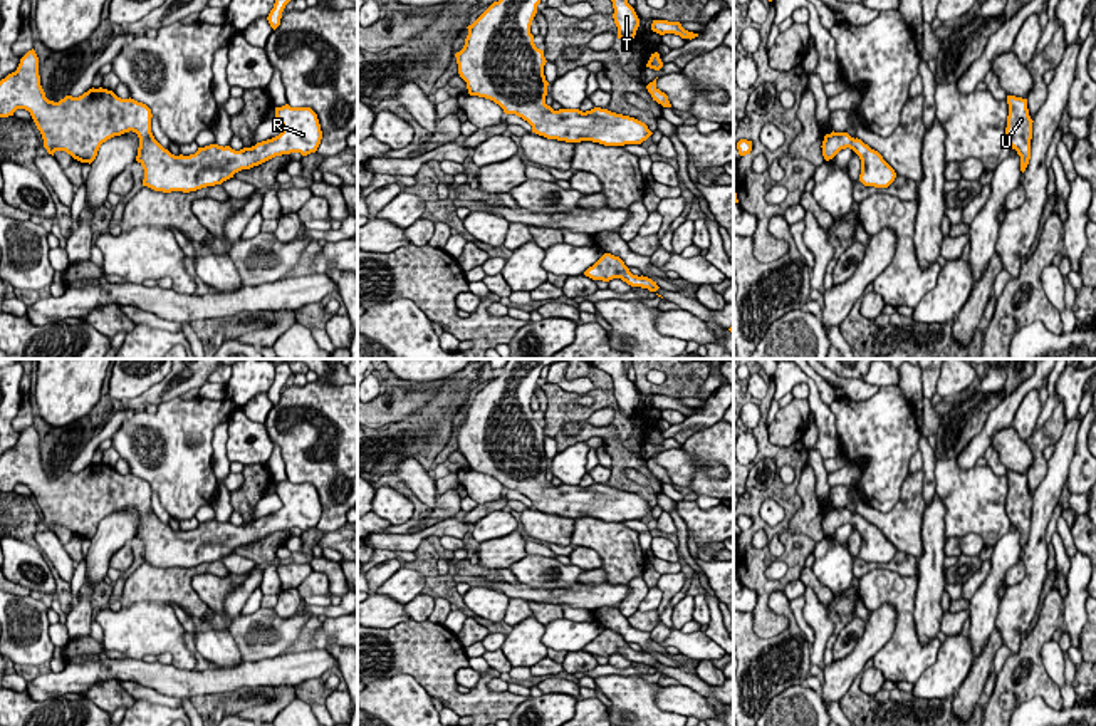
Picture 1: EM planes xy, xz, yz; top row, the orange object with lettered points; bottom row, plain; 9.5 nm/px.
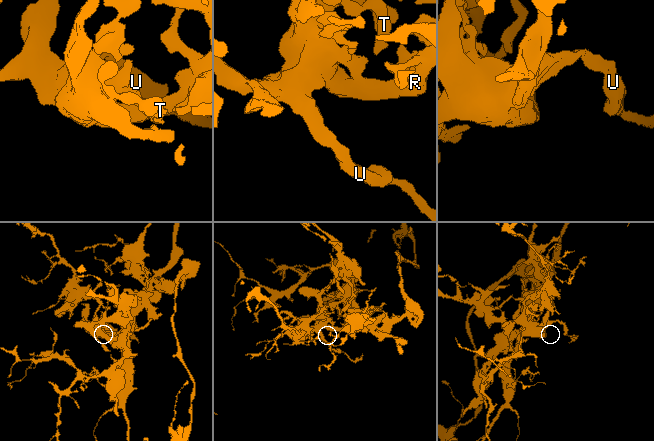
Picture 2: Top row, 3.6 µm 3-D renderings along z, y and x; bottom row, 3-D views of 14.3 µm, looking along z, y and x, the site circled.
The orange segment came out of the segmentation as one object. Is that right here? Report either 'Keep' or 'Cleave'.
Keep

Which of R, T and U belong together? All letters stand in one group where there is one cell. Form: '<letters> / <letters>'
R T U

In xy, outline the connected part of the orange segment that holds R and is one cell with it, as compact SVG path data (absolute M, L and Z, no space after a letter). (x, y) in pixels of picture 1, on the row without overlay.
M29 426L15 448L0 456L0 493L17 485L30 488L42 510L44 523L54 532L65 526L81 538L92 538L102 518L124 508L136 508L136 537L144 545L143 562L154 567L196 567L222 560L242 545L258 542L275 532L316 528L322 506L311 483L275 483L282 508L240 526L210 520L195 530L175 532L151 508L151 485L134 474L121 474L107 464L89 464L79 473L49 476L40 461L39 433Z

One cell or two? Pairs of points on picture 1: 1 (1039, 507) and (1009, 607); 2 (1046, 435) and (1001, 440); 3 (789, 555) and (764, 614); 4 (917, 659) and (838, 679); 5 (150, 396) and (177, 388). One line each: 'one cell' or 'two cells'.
1: one cell
2: two cells
3: one cell
4: two cells
5: one cell

